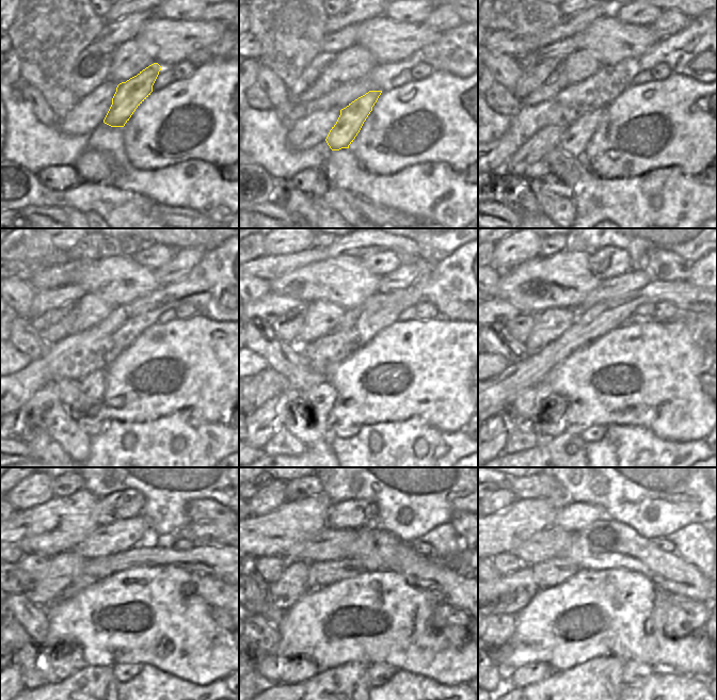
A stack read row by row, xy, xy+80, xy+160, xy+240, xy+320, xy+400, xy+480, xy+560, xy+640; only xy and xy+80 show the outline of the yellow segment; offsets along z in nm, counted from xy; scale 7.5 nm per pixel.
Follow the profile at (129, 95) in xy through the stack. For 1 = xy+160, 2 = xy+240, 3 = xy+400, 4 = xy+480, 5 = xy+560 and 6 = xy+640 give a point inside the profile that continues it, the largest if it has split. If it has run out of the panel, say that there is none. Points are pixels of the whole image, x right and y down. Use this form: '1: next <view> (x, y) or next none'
1: next xy+160 (576, 137)
2: next xy+240 (93, 385)
3: next xy+400 (548, 420)
4: next xy+480 (64, 659)
5: next xy+560 (296, 670)
6: next xy+640 (532, 672)

